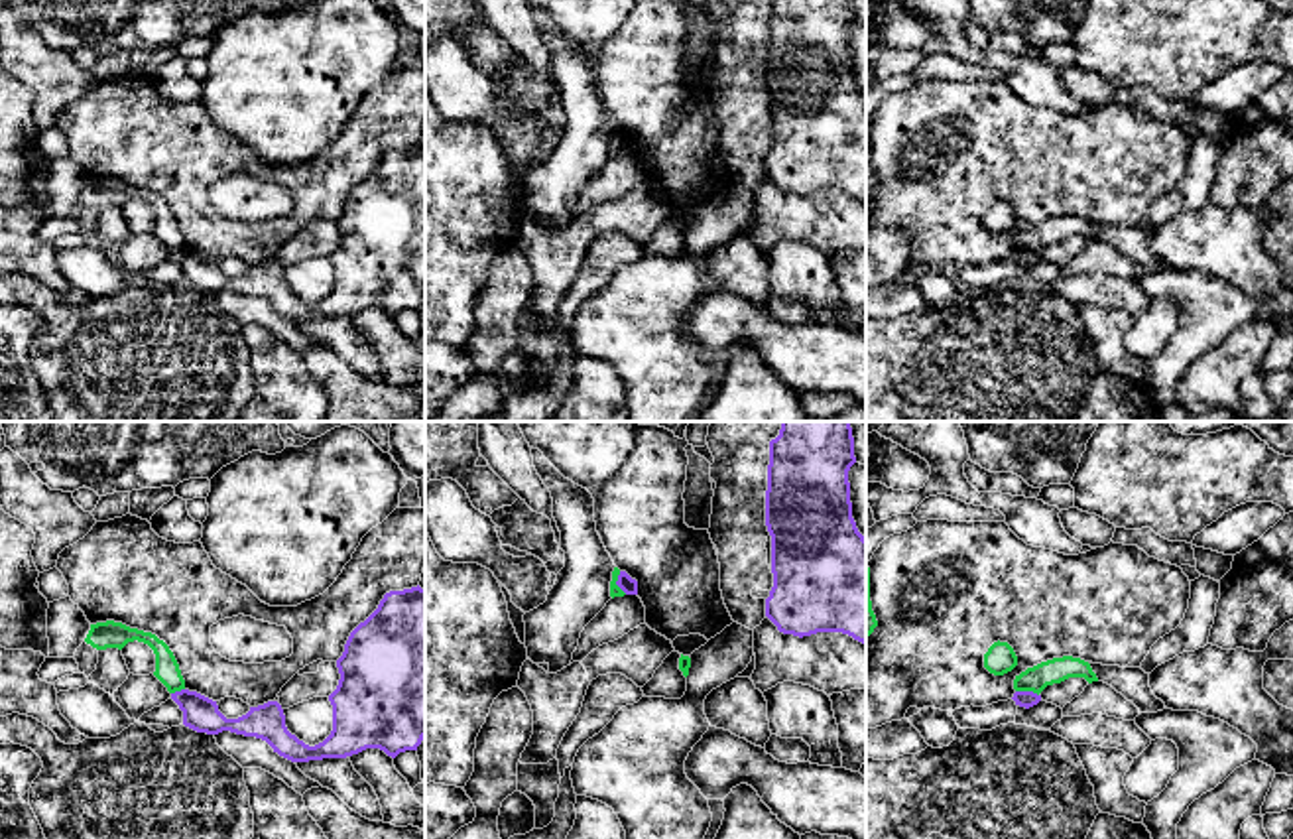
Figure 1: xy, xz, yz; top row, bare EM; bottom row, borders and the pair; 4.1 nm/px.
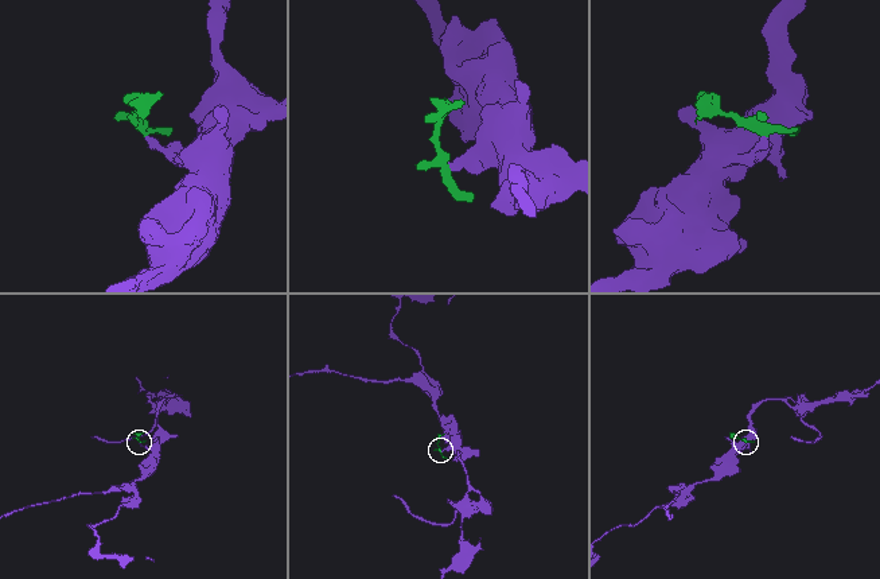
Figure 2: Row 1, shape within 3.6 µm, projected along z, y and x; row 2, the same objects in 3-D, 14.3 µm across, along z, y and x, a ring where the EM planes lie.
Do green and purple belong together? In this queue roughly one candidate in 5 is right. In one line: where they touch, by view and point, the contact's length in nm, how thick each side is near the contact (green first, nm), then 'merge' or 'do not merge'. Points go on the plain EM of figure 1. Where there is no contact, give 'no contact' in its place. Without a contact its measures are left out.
xz (615, 142) | 100 nm | 50/70 nm | do not merge

